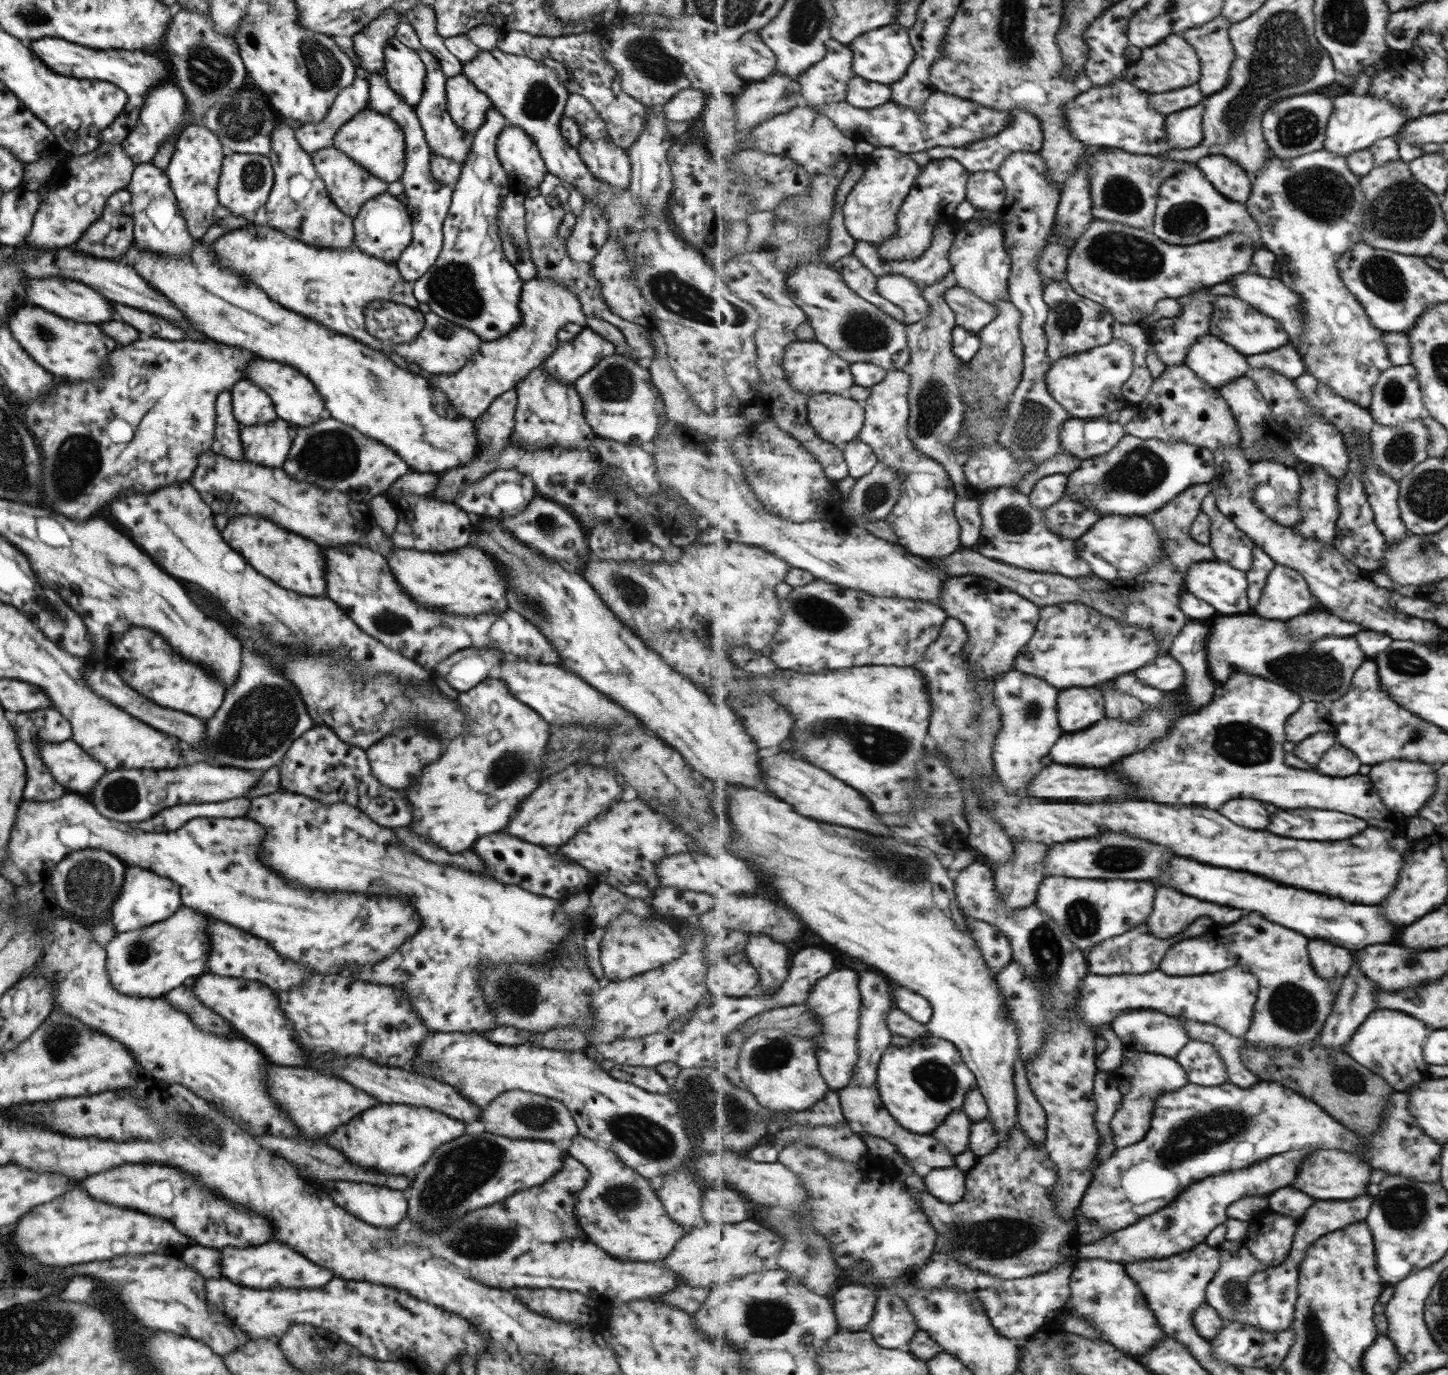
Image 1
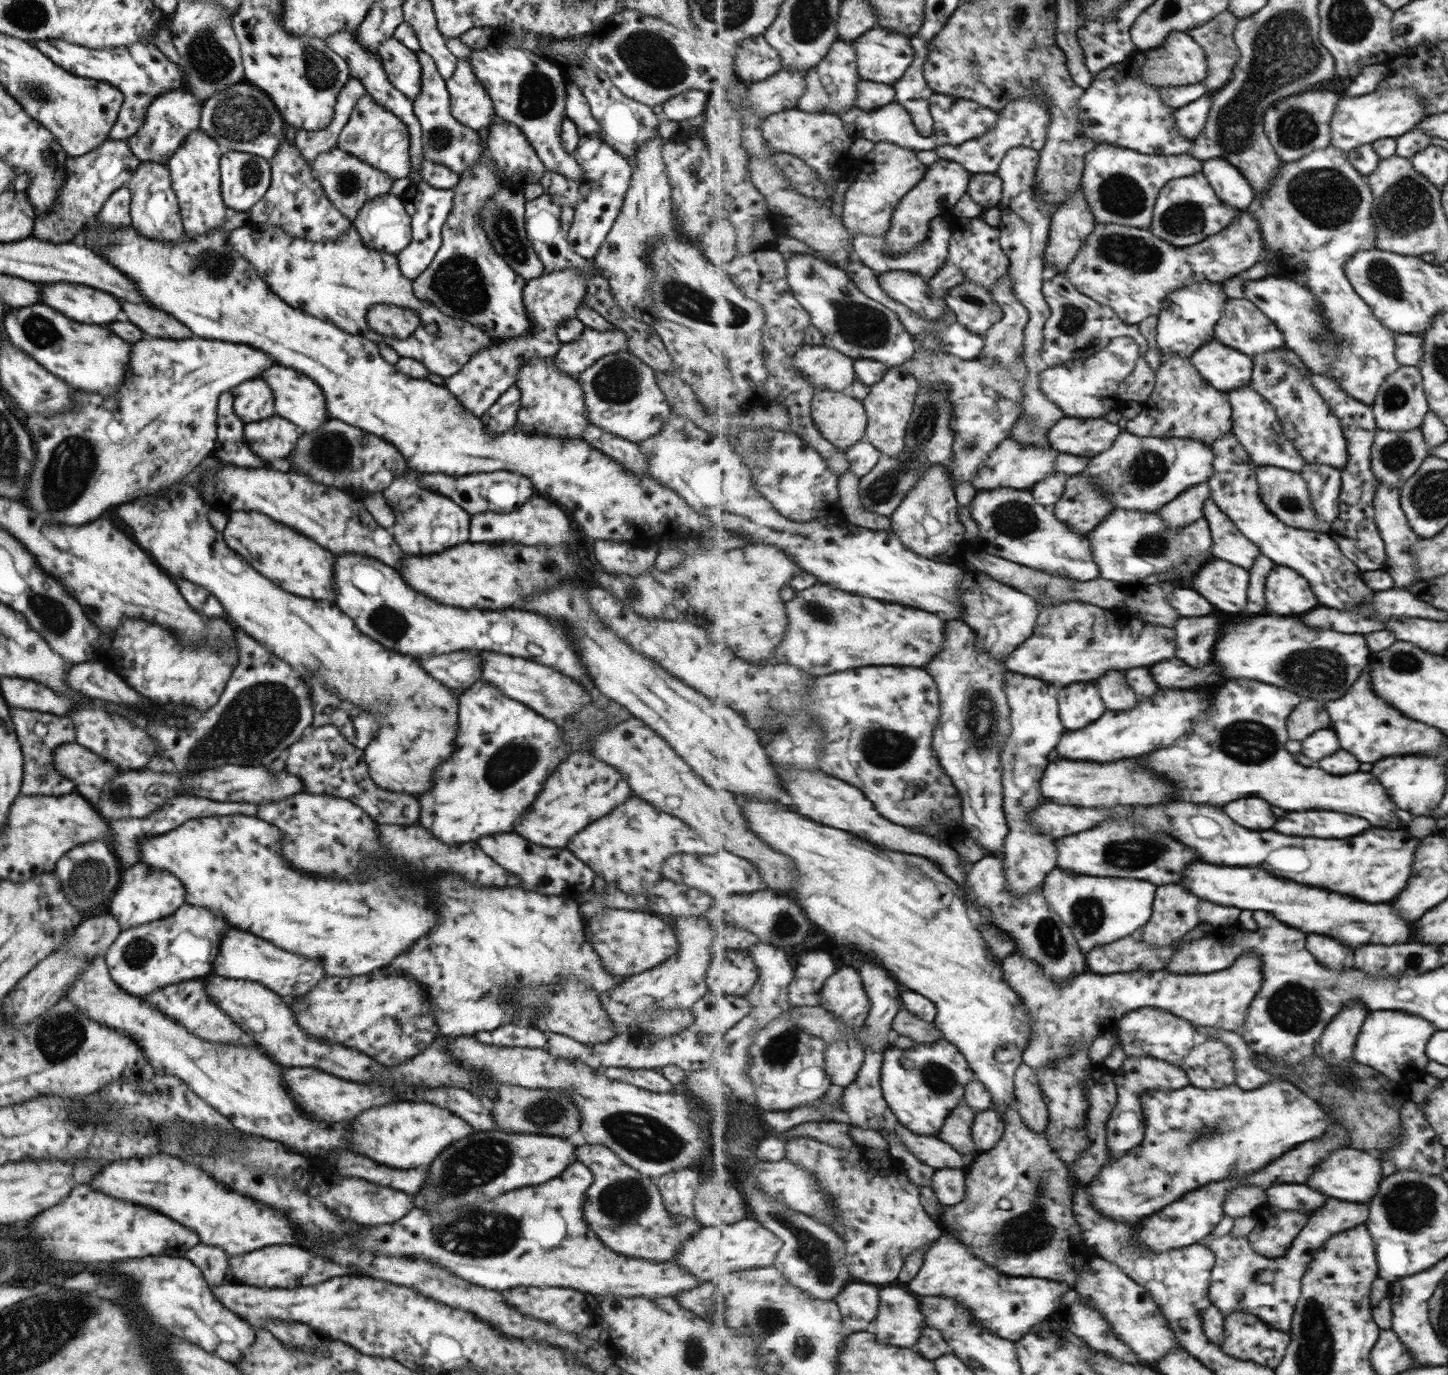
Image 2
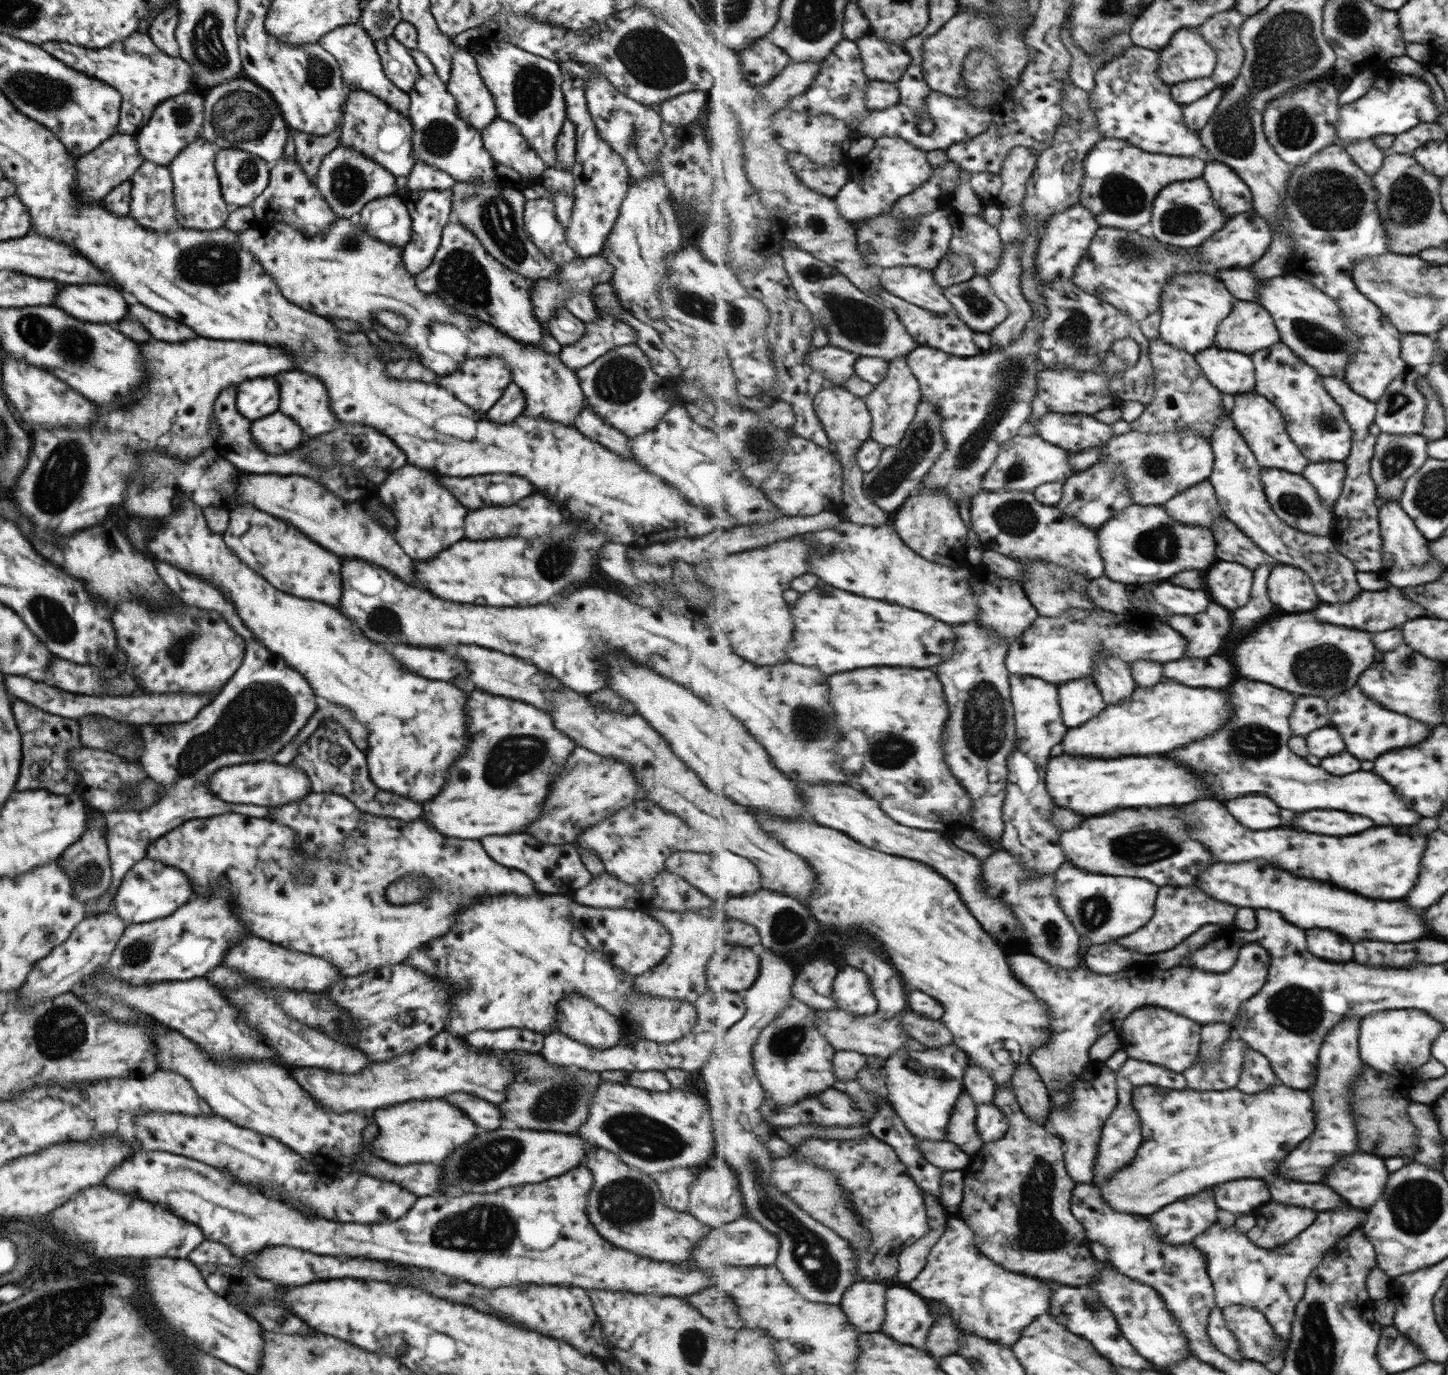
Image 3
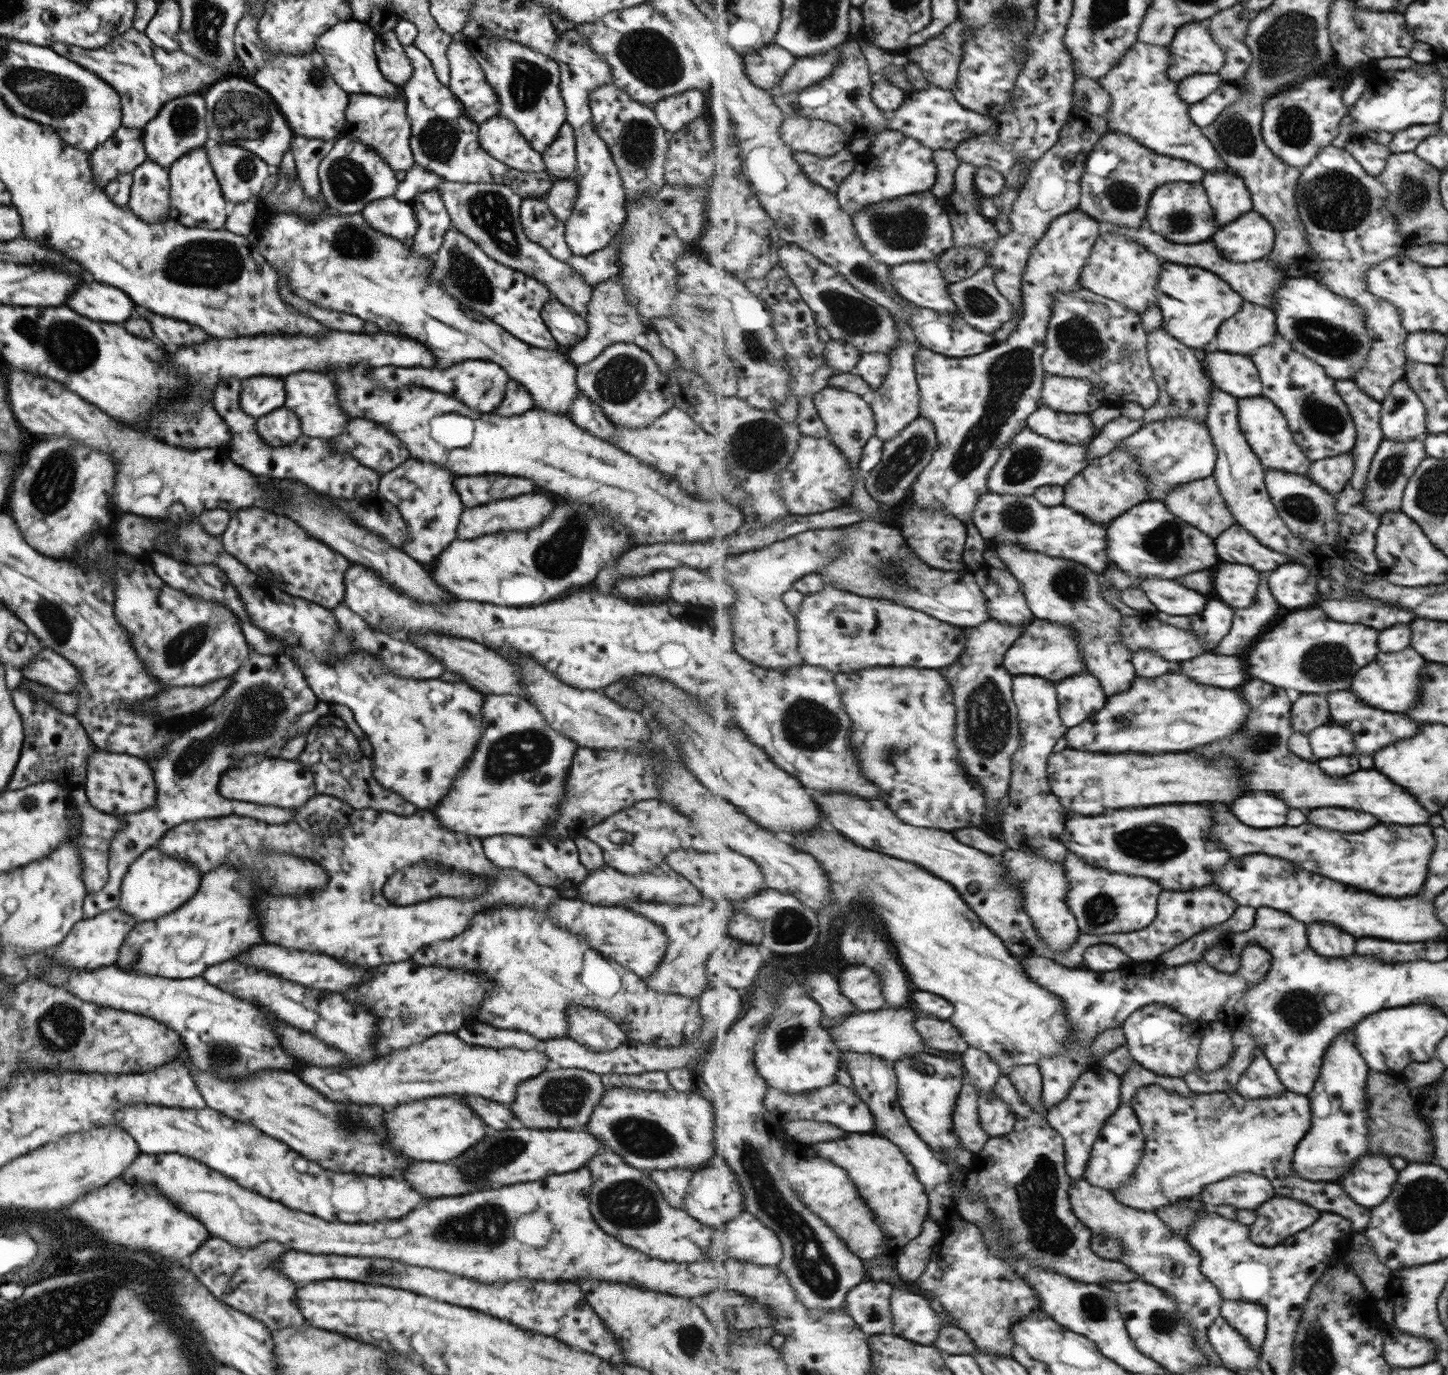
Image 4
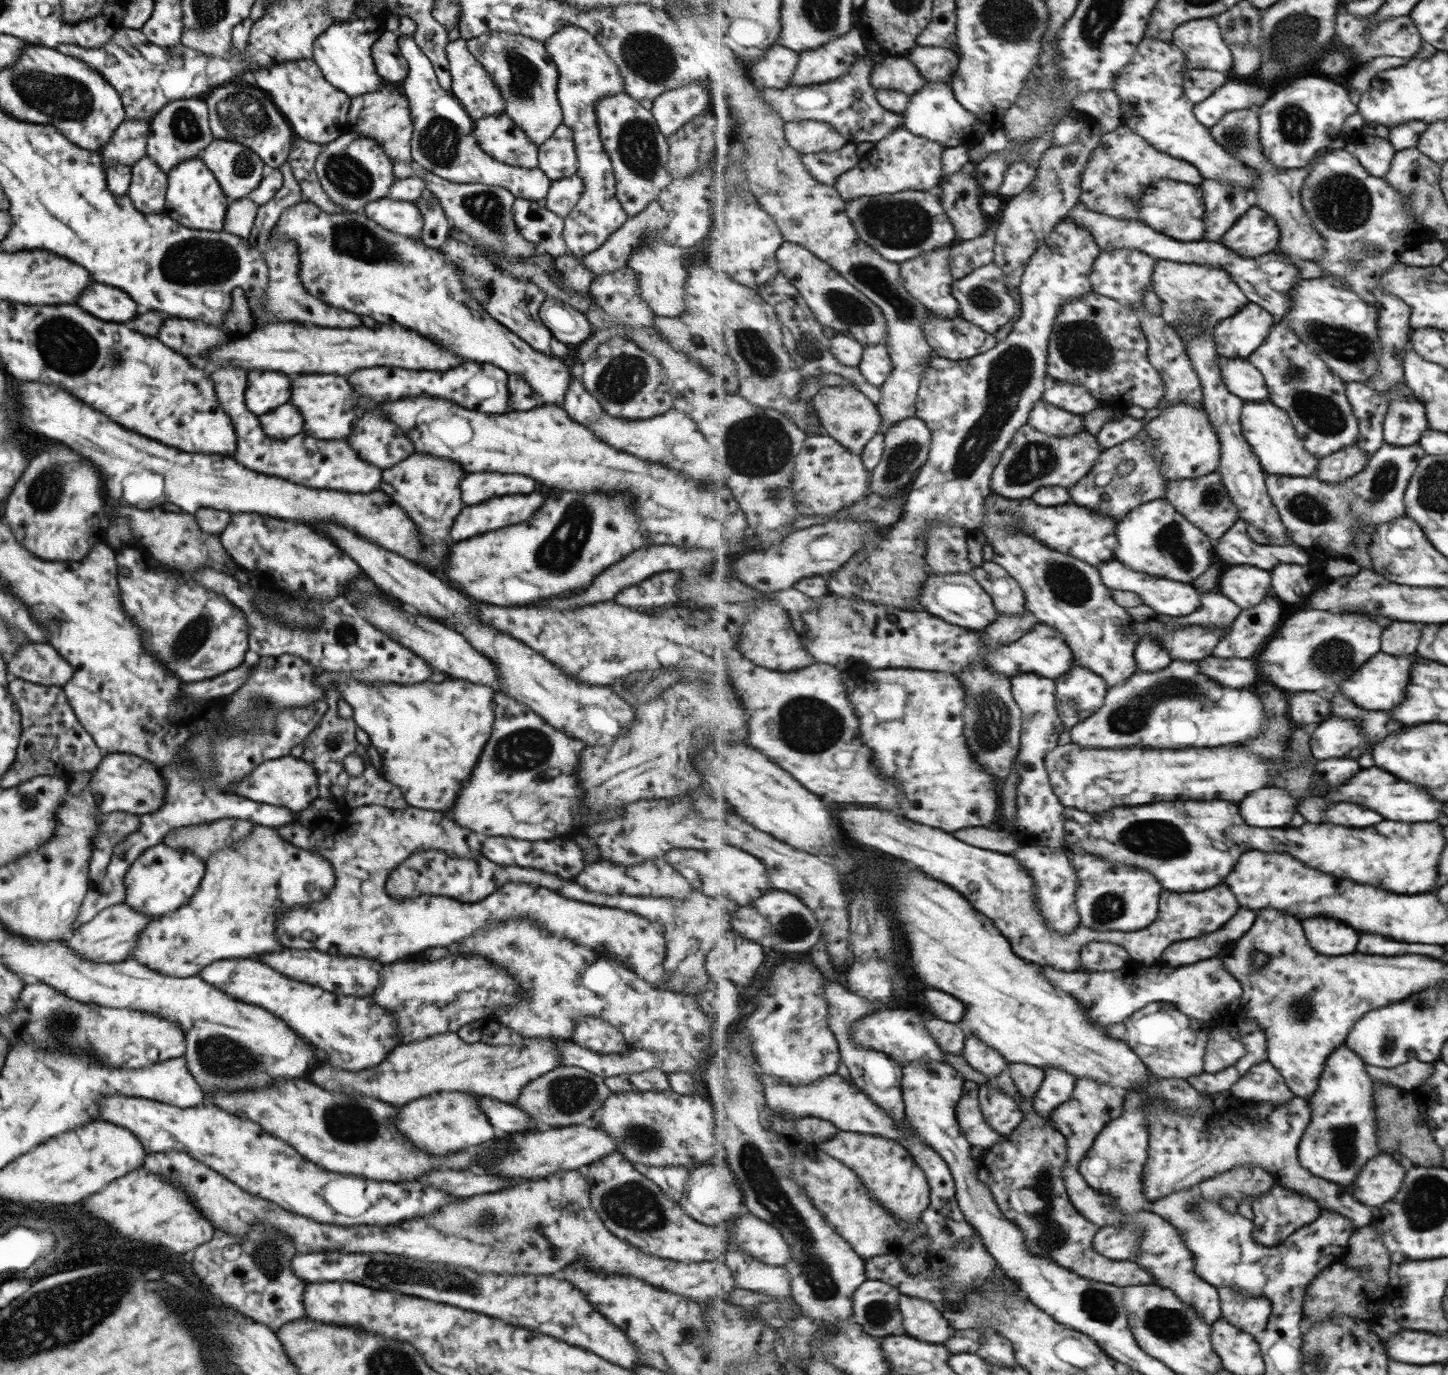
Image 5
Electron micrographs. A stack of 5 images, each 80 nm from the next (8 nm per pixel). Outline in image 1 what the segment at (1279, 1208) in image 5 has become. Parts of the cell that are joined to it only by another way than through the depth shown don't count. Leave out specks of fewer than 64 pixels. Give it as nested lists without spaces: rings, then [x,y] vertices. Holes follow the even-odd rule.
[[[1266,1208],[1251,1220],[1251,1224],[1249,1235],[1245,1238],[1250,1251],[1270,1266],[1281,1264],[1294,1246],[1299,1222]]]

